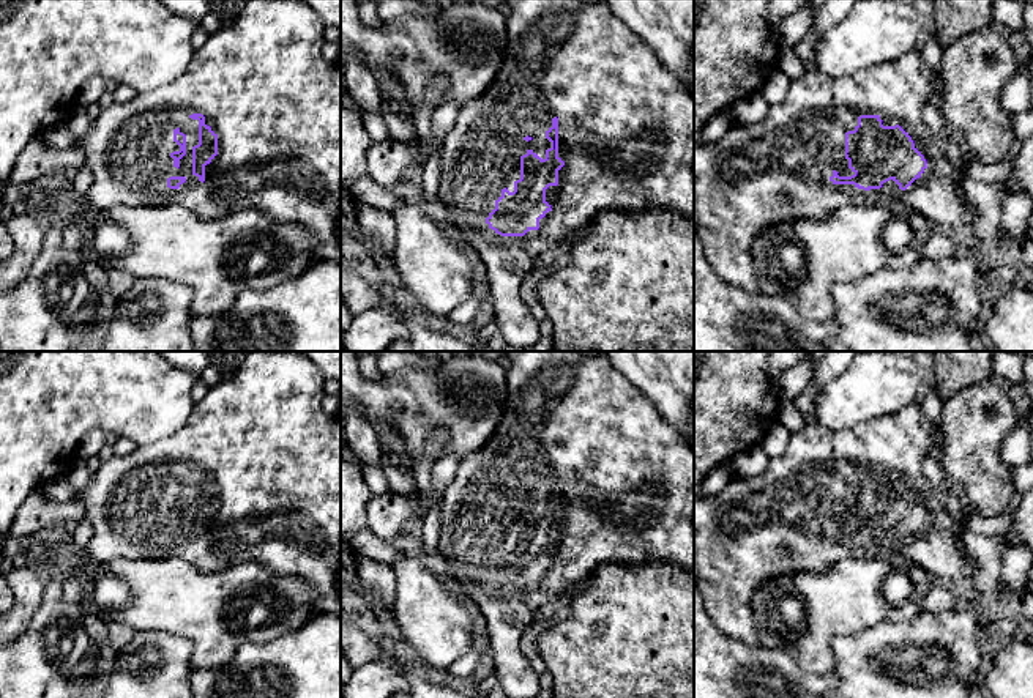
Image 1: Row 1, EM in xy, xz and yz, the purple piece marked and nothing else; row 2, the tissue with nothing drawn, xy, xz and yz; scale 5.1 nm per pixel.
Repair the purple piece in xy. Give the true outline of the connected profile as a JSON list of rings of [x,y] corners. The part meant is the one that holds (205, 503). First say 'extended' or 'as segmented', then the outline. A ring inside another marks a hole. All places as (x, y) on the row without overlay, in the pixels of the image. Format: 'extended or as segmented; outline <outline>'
extended; outline [[[248,351],[243,355],[230,378],[210,388],[205,397],[194,403],[191,414],[177,433],[137,446],[129,455],[101,463],[91,473],[87,485],[76,492],[65,477],[41,485],[39,493],[52,503],[79,501],[85,509],[85,518],[93,526],[93,534],[85,548],[88,562],[99,570],[110,561],[126,559],[169,559],[180,558],[200,572],[221,572],[243,562],[260,562],[270,574],[301,577],[315,589],[314,608],[319,613],[341,614],[341,596],[336,588],[339,545],[341,545],[341,414],[328,416],[323,410],[325,378],[317,366],[301,353],[295,351]]]

